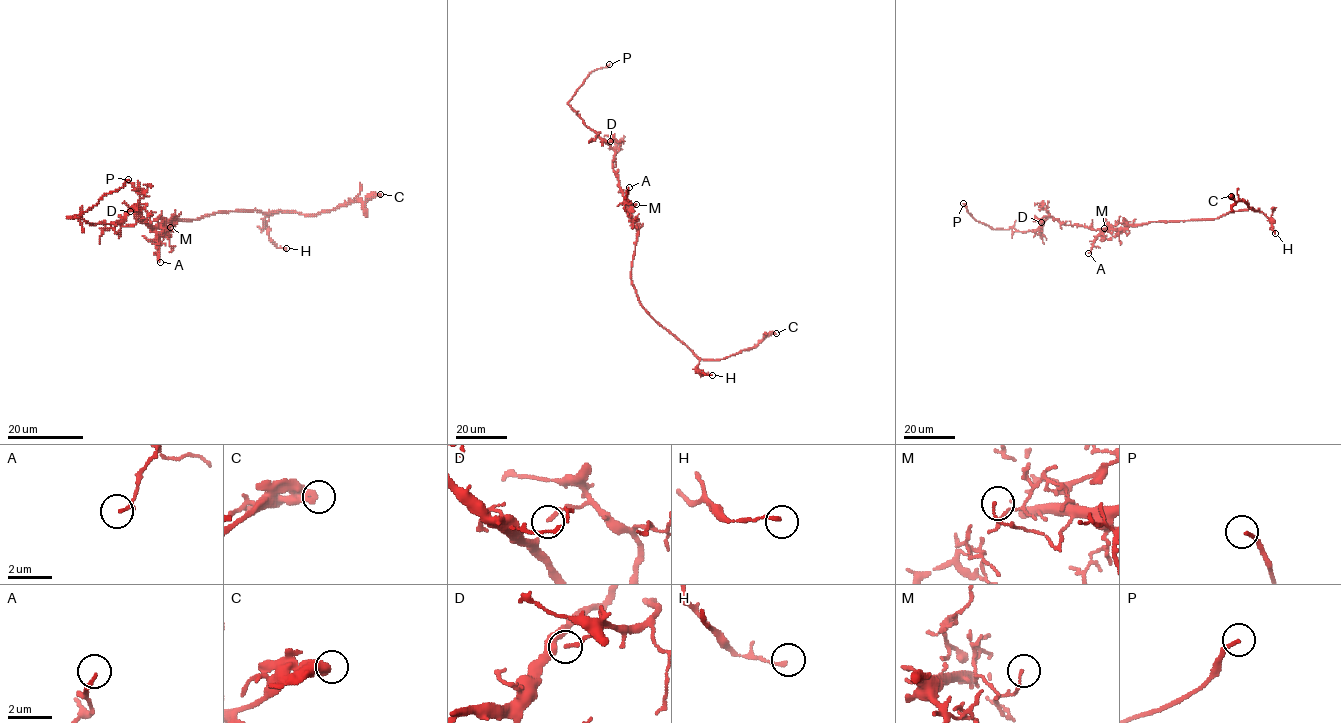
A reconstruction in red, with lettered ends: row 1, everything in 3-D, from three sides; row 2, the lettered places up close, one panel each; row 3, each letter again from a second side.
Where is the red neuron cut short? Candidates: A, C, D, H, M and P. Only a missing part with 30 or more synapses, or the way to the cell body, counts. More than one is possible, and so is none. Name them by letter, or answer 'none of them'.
P

